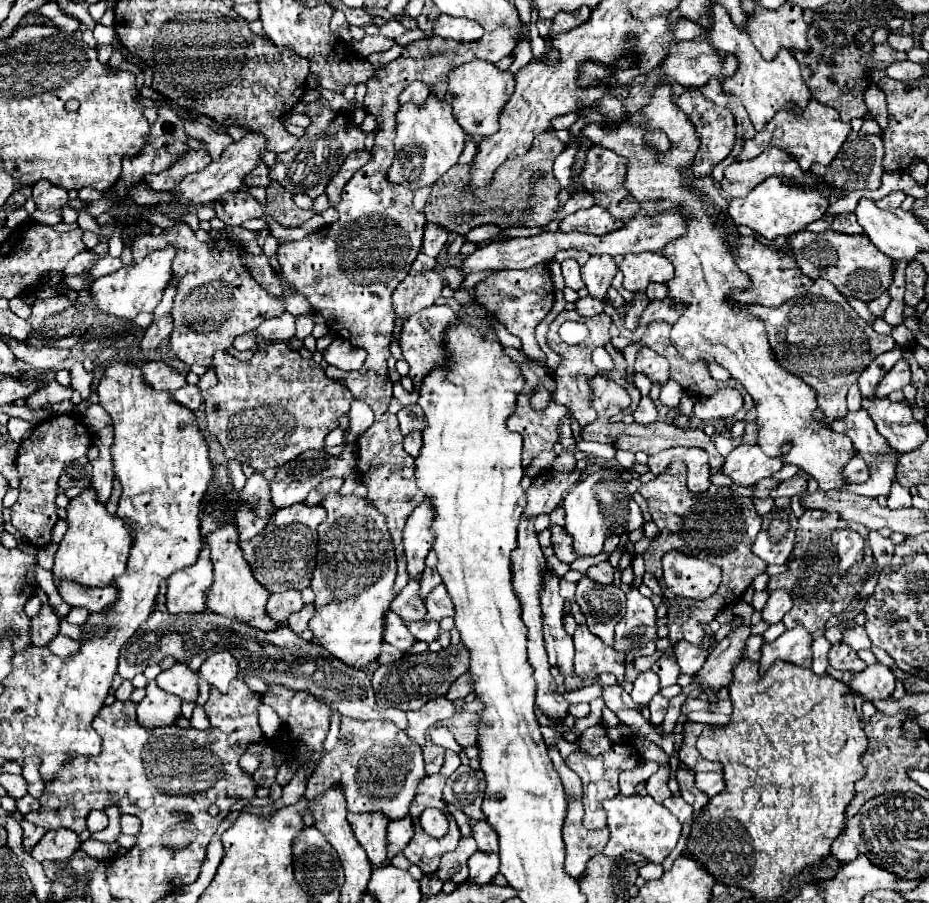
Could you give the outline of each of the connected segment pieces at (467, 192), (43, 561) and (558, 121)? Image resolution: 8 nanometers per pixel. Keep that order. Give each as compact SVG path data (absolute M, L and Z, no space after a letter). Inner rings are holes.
M543 132L533 140L533 146L527 154L501 164L501 168L495 170L491 182L477 190L469 188L473 164L455 164L445 176L441 176L433 184L425 206L425 216L427 220L445 226L453 234L467 234L471 228L483 224L495 224L499 228L529 224L541 228L549 224L561 210L557 200L561 186L553 175L553 162L563 150L565 144L553 132ZM535 174L541 174L540 180L532 180Z
M51 542L51 546L47 546L47 548L39 548L39 552L37 552L37 564L41 568L45 568L45 570L51 570L53 568L53 556L55 556L55 552L57 552L57 544L55 542Z
M569 112L569 114L561 114L561 116L555 116L555 118L551 120L551 126L553 126L555 130L563 130L563 128L567 128L567 130L569 130L569 126L571 126L575 120L577 120L577 114Z

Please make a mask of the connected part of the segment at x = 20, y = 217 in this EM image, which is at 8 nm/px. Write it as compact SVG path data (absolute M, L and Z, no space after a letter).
M23 207L17 208L8 214L5 225L11 229L19 228L17 226L28 221L28 216L29 214Z

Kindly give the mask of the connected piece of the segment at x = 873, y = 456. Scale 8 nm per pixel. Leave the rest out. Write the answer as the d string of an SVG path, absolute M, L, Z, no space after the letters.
M865 408L857 410L857 412L849 412L843 420L837 420L833 422L833 430L841 432L841 434L847 434L855 446L855 450L859 452L859 456L865 460L865 464L869 466L869 480L863 482L863 484L852 483L848 486L844 486L842 491L855 492L862 496L889 496L889 490L891 490L891 484L897 480L897 474L895 474L895 468L897 468L897 460L899 460L899 452L895 448L889 446L889 442L877 432L877 428L873 426L873 420L869 418L869 414L865 412Z

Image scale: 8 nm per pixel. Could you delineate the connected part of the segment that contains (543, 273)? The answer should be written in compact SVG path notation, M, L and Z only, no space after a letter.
M537 264L529 270L493 272L485 280L477 282L473 290L477 294L475 296L477 302L483 308L491 310L491 314L497 316L497 322L501 322L511 334L521 338L523 352L527 354L527 358L533 358L539 362L547 360L547 356L541 352L539 344L535 342L535 328L545 318L545 314L553 308L553 300L555 300L555 290L553 290L553 282L551 282L547 264Z

